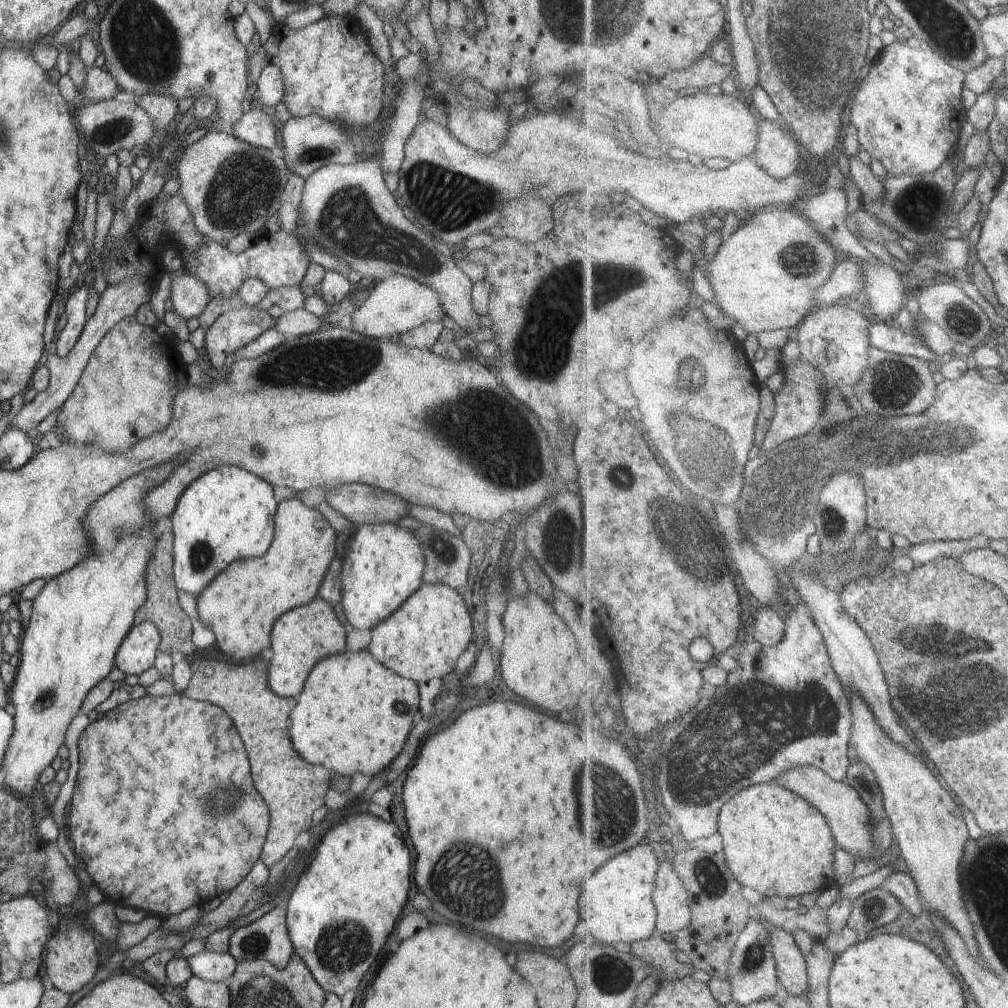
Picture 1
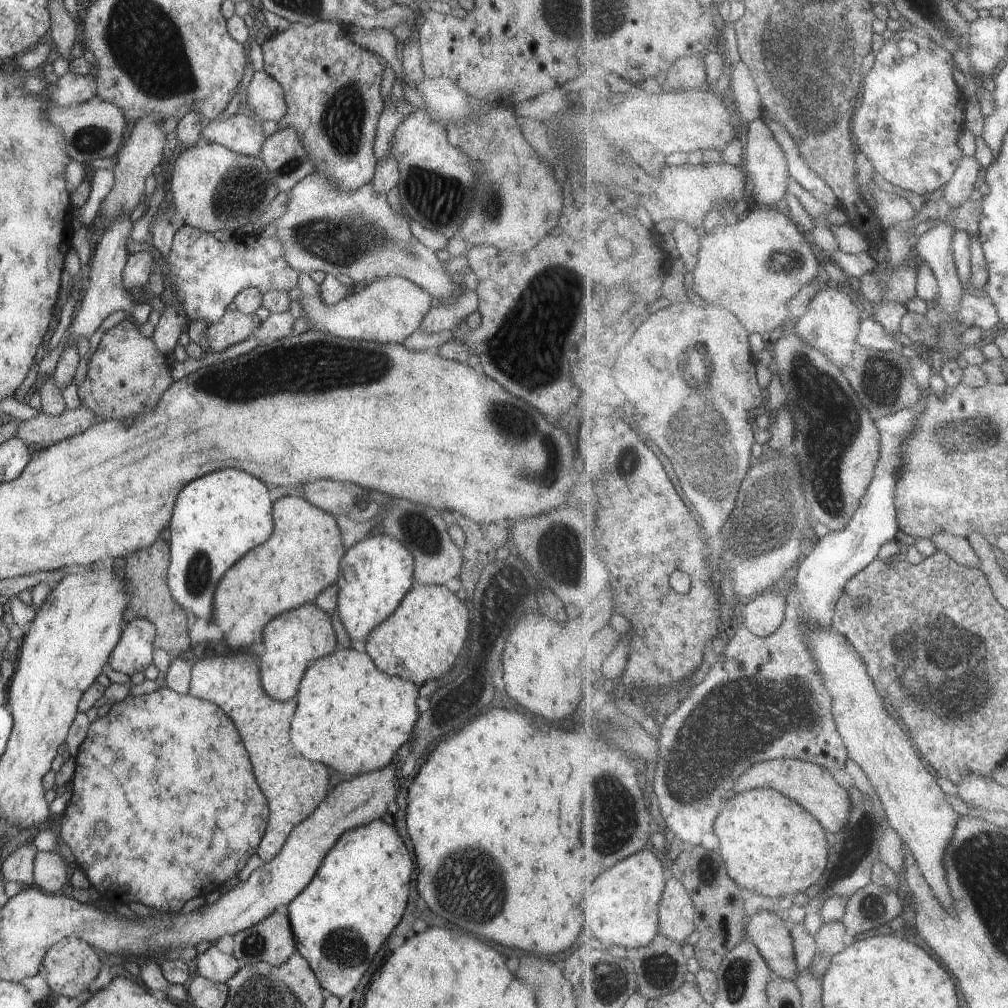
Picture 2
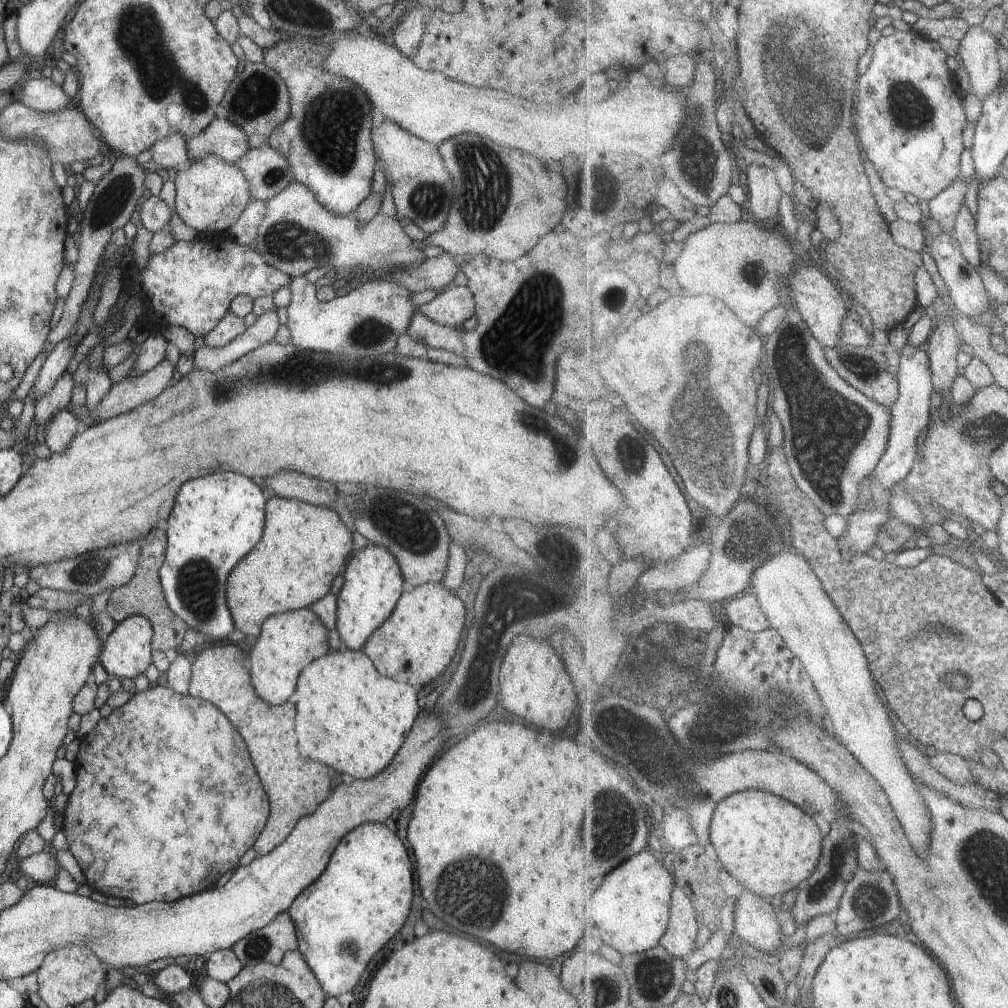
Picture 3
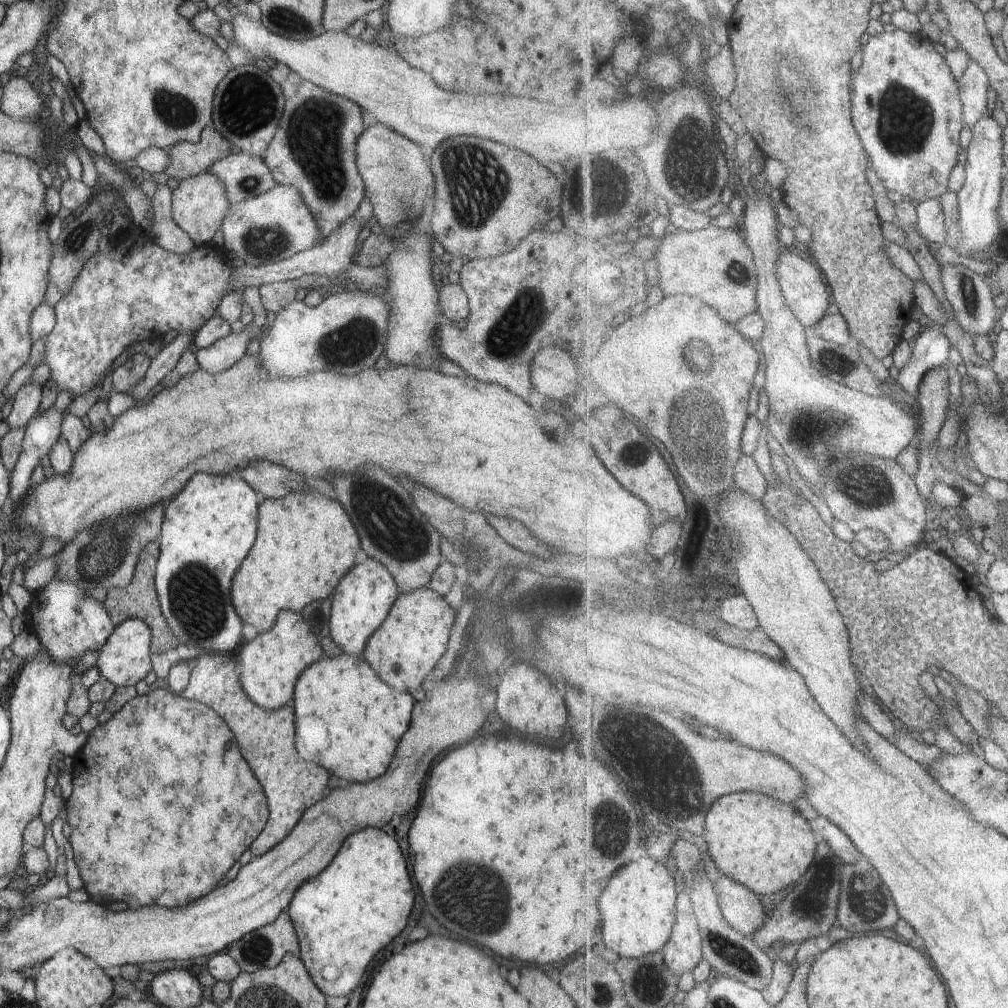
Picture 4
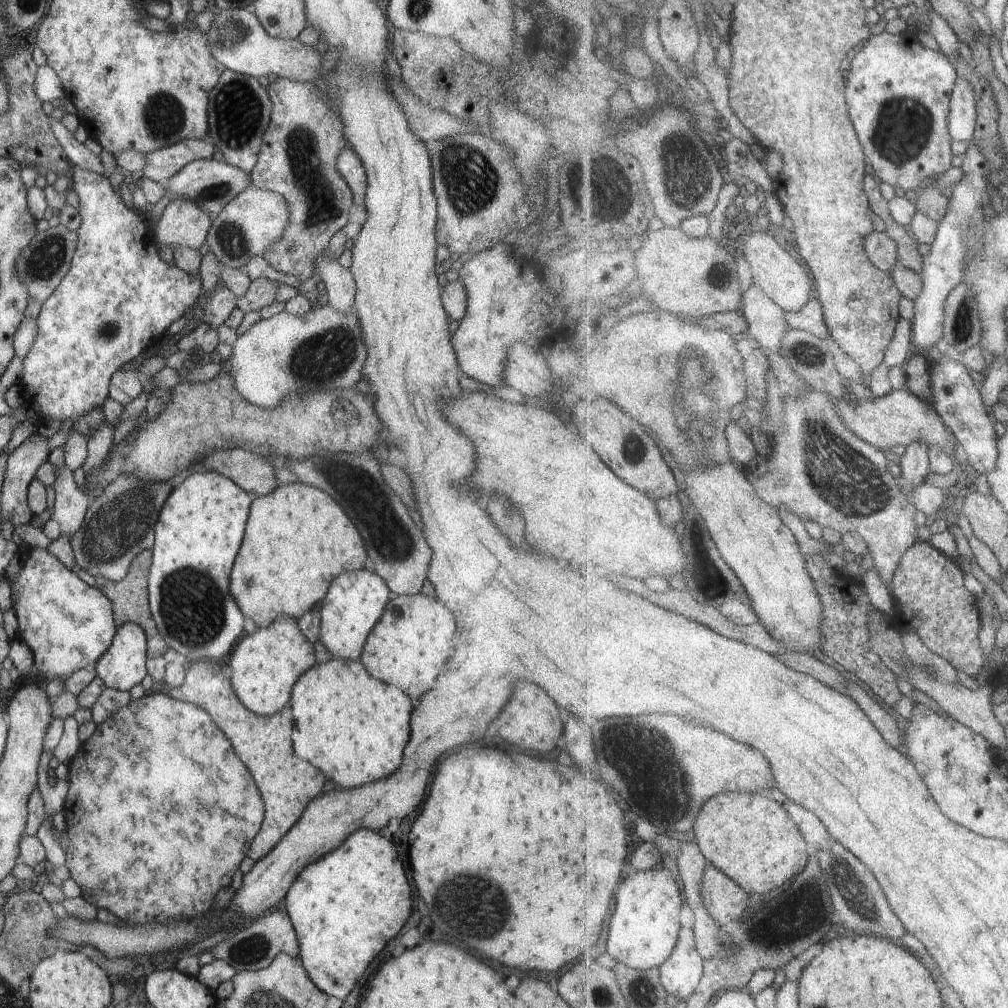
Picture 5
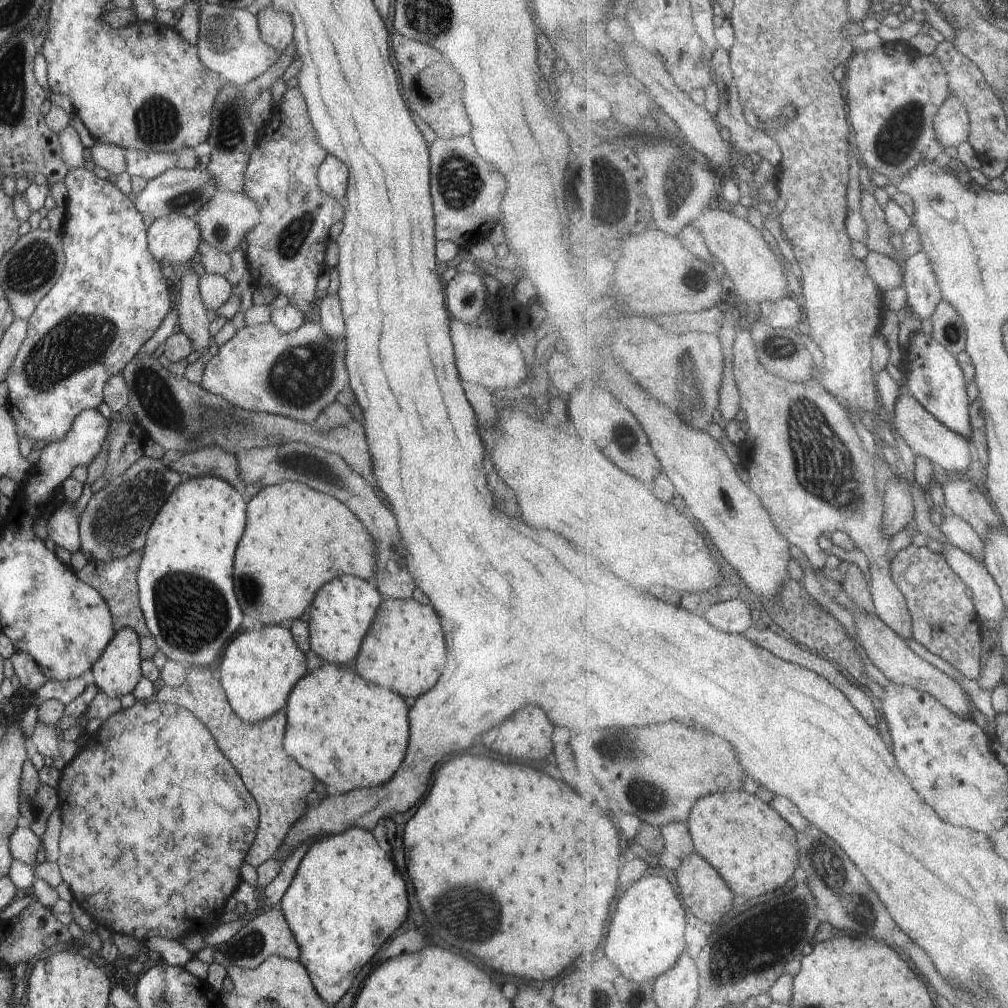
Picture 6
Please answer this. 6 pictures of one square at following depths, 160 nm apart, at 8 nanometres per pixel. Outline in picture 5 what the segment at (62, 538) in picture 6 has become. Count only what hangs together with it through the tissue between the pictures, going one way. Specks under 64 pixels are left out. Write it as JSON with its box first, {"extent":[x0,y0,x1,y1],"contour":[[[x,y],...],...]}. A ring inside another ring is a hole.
{"extent":[41,465,89,540],"contour":[[[65,465],[55,469],[53,512],[41,527],[49,540],[61,535],[70,536],[82,523],[89,498],[73,481],[73,472]]]}

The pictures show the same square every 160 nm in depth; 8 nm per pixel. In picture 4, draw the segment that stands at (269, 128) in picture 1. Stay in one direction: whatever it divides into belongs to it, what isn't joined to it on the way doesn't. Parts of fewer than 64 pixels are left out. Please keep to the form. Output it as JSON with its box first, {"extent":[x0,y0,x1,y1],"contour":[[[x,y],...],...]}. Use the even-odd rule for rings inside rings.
{"extent":[162,124,233,180],"contour":[[[209,124],[203,127],[197,143],[178,142],[167,150],[170,164],[162,172],[168,178],[180,180],[189,175],[207,171],[212,163],[232,151],[233,146]]]}

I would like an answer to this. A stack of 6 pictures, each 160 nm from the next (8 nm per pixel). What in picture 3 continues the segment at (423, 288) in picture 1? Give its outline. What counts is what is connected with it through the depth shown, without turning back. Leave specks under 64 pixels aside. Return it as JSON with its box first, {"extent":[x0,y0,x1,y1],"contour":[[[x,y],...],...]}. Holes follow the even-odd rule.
{"extent":[286,275,417,358],"contour":[[[379,275],[369,277],[361,285],[355,287],[343,296],[333,297],[327,302],[317,300],[316,287],[305,277],[292,277],[289,279],[288,289],[291,296],[286,306],[286,327],[290,331],[292,345],[299,349],[321,351],[322,353],[335,353],[338,356],[349,358],[375,358],[383,352],[393,351],[396,340],[401,333],[406,332],[412,314],[417,307],[411,303],[411,291],[393,281],[386,281]]]}

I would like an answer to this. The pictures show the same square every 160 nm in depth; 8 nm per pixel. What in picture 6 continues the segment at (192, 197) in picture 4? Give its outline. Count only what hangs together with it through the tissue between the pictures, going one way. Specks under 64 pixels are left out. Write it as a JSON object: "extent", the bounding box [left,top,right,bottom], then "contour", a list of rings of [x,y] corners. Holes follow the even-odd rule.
{"extent":[146,213,200,265],"contour":[[[175,213],[157,217],[146,230],[147,248],[161,265],[189,262],[200,240],[196,219]]]}

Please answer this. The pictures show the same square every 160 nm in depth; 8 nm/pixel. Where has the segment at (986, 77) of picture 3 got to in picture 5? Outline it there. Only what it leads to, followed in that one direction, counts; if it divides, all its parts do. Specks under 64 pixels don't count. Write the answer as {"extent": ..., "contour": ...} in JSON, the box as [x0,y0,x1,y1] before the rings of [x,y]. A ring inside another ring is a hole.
{"extent":[949,78,978,144],"contour":[[[959,78],[952,92],[949,128],[954,140],[967,144],[975,138],[978,119],[978,102],[974,86],[966,78]]]}

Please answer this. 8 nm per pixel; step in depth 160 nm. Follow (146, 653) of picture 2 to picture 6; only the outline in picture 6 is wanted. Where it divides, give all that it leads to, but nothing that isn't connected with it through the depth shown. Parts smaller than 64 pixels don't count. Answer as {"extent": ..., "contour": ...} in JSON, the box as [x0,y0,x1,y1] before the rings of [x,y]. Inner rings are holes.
{"extent":[90,627,142,697],"contour":[[[129,627],[120,628],[114,632],[107,646],[102,650],[101,656],[93,662],[90,668],[94,684],[110,697],[121,697],[131,693],[135,684],[142,676],[140,671],[140,644],[138,636]]]}

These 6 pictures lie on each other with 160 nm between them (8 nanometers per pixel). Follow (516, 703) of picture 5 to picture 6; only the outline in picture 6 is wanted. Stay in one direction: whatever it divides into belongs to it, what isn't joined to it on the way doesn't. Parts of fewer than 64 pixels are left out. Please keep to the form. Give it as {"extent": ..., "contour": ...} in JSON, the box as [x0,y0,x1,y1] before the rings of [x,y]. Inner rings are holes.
{"extent":[481,705,551,760],"contour":[[[525,705],[498,722],[491,730],[487,730],[481,736],[481,742],[501,756],[509,756],[515,760],[543,760],[551,752],[551,730],[551,722],[537,706]]]}

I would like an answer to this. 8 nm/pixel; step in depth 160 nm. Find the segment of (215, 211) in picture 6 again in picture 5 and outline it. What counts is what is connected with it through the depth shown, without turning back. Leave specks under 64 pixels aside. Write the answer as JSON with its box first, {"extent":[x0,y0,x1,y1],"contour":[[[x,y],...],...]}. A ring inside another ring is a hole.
{"extent":[205,185,289,269],"contour":[[[247,185],[211,219],[205,241],[219,264],[232,269],[244,269],[253,256],[262,256],[270,245],[277,242],[288,225],[289,207],[280,194]]]}

